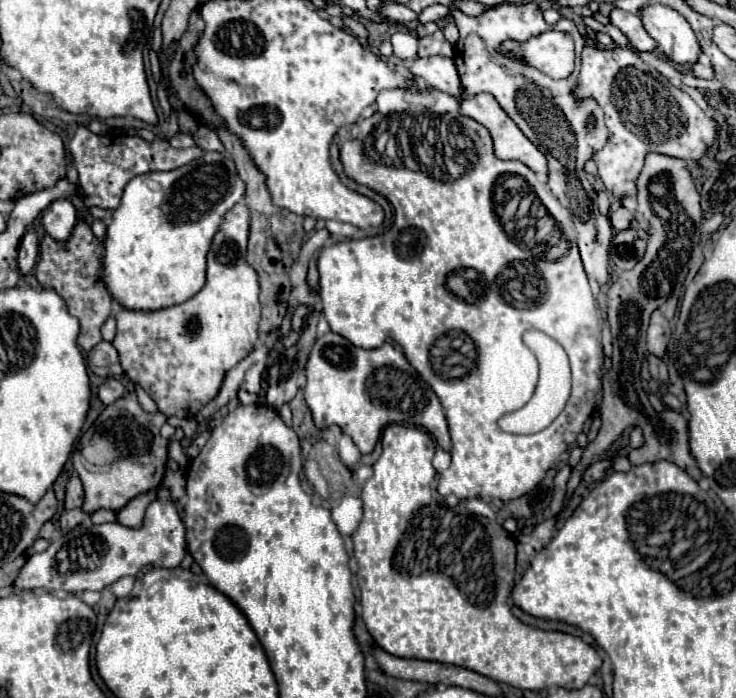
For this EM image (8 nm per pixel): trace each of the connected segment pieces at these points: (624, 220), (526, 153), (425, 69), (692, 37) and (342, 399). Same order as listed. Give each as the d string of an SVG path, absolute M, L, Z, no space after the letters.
M620 206L620 208L614 208L614 210L610 212L610 222L612 222L614 230L626 230L626 228L632 226L632 222L634 222L634 214Z
M480 92L476 96L468 96L460 102L460 112L464 116L472 116L476 122L480 122L482 126L488 128L488 132L492 134L494 140L494 152L500 160L518 160L522 164L526 164L528 168L532 168L534 172L544 172L546 174L546 160L544 154L522 134L522 130L508 118L508 114L500 108L498 100L488 94L488 92Z
M430 56L424 60L416 58L410 70L414 78L424 78L432 88L438 88L456 98L462 94L460 78L452 58L444 58L444 56Z
M648 4L640 8L640 20L644 30L658 42L658 50L674 60L676 64L688 68L698 60L698 40L690 24L674 8L662 4Z
M326 332L324 336L316 338L310 350L306 362L306 380L304 398L312 410L314 424L318 428L328 428L332 424L340 426L362 454L370 454L374 450L380 432L392 422L420 426L436 438L442 450L448 452L452 448L446 416L438 396L408 364L402 348L394 340L386 340L380 348L364 350L356 348L340 334Z

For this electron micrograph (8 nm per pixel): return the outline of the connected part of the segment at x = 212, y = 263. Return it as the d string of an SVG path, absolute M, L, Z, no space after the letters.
M238 202L230 208L214 234L208 252L208 270L204 288L184 304L158 310L158 312L132 312L120 310L118 332L114 338L114 348L120 354L120 364L128 382L138 384L158 406L162 414L170 416L196 416L210 400L214 400L222 388L226 372L232 370L240 360L244 360L256 340L260 322L260 302L258 302L258 276L246 262L246 242L248 242L248 208Z

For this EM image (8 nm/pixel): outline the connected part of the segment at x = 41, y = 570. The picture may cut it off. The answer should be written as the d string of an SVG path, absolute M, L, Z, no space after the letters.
M160 486L158 498L154 502L150 502L146 508L142 528L134 530L134 528L126 528L122 524L98 524L98 526L96 524L80 524L74 530L70 530L68 534L58 534L44 552L32 554L26 560L26 564L22 566L22 570L18 572L12 586L20 588L20 590L34 590L34 588L58 590L58 588L62 588L64 592L70 592L70 594L84 592L84 590L104 590L106 586L110 586L112 582L116 582L122 576L138 574L146 564L162 566L162 568L176 568L176 566L180 566L184 556L186 556L184 524L178 516L174 500L170 498L170 488Z

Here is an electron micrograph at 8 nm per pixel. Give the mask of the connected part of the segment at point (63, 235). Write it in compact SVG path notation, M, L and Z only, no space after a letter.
M54 200L44 212L42 212L42 226L46 230L46 234L50 234L52 238L64 242L68 240L74 224L76 224L76 210L72 206L70 200Z

